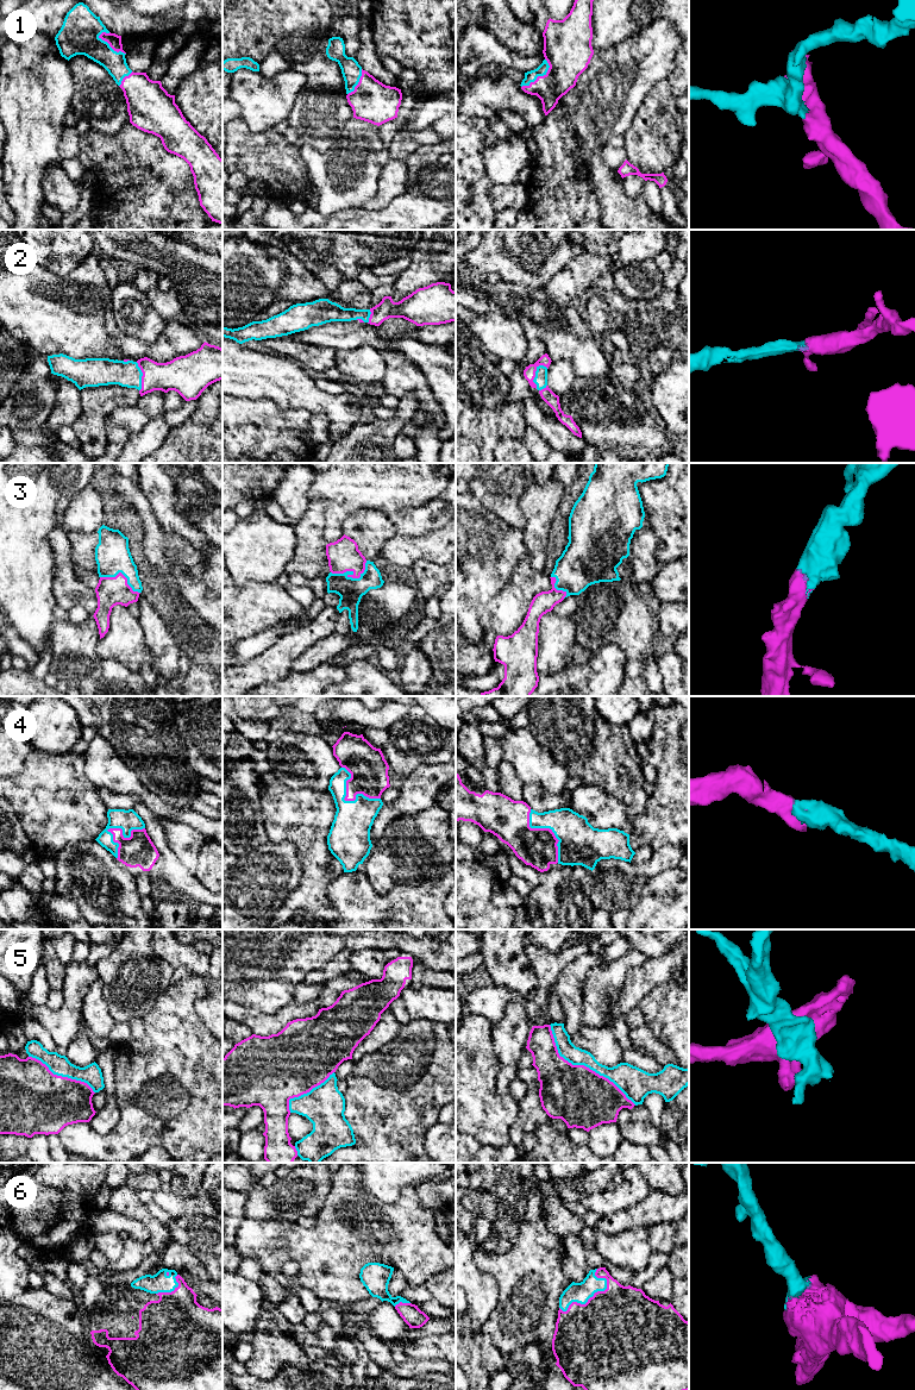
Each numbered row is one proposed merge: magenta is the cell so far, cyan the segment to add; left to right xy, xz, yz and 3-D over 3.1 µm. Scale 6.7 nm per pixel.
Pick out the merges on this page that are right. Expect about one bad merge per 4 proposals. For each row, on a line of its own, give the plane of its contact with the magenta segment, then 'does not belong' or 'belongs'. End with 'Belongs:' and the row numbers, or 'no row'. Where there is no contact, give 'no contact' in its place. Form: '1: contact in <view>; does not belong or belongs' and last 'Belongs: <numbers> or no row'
1: contact in yz; belongs
2: contact in yz; belongs
3: contact in xz; belongs
4: contact in xy; belongs
5: contact in yz; does not belong
6: contact in yz; belongs
Belongs: 1, 2, 3, 4, 6

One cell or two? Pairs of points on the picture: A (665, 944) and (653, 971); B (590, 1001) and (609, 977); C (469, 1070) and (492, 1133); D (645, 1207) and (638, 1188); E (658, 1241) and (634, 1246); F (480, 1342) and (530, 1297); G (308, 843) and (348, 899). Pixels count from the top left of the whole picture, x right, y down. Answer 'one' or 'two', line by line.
A: two
B: one
C: one
D: two
E: two
F: two
G: two

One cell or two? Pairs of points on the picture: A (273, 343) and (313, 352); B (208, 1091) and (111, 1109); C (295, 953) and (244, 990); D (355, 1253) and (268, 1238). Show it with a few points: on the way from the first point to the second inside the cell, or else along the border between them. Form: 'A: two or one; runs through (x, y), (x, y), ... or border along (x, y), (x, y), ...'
A: one; runs through (282, 345), (304, 352)
B: two; border along (116, 1094), (118, 1122), (110, 1132), (105, 1133)
C: one; runs through (282, 957), (273, 959), (255, 977)
D: one; runs through (333, 1251), (317, 1251), (289, 1241)

